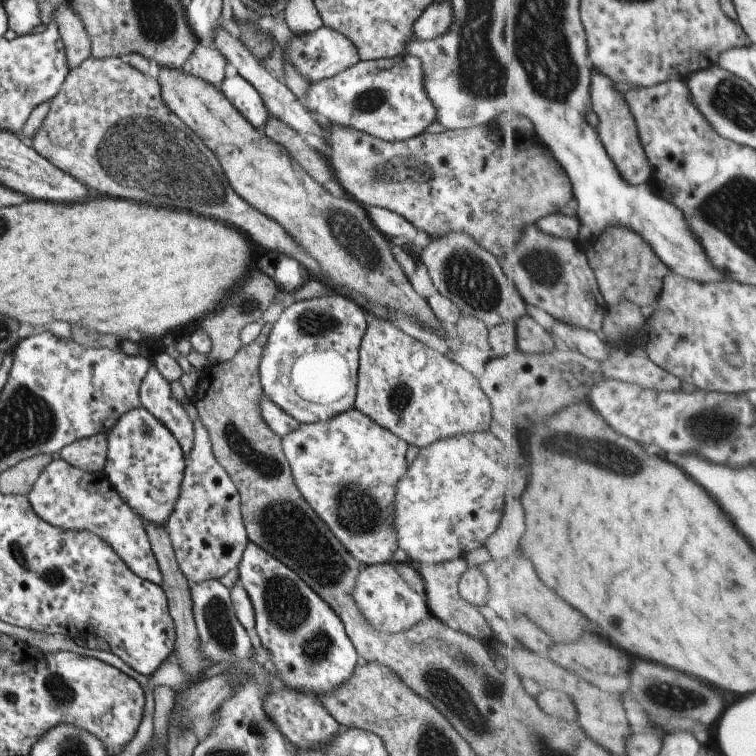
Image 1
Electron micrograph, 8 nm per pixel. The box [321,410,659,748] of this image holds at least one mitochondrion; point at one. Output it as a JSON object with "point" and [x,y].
{"point":[458,686]}

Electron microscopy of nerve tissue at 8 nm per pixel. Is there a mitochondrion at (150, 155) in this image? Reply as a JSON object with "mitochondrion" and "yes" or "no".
{"mitochondrion":"yes"}

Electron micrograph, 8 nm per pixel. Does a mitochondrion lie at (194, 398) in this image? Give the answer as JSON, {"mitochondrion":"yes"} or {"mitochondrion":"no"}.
{"mitochondrion":"no"}

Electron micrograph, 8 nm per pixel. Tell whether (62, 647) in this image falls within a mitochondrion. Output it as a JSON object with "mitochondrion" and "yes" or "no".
{"mitochondrion":"no"}

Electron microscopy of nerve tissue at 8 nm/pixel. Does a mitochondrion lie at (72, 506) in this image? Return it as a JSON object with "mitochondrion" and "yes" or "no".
{"mitochondrion":"no"}

